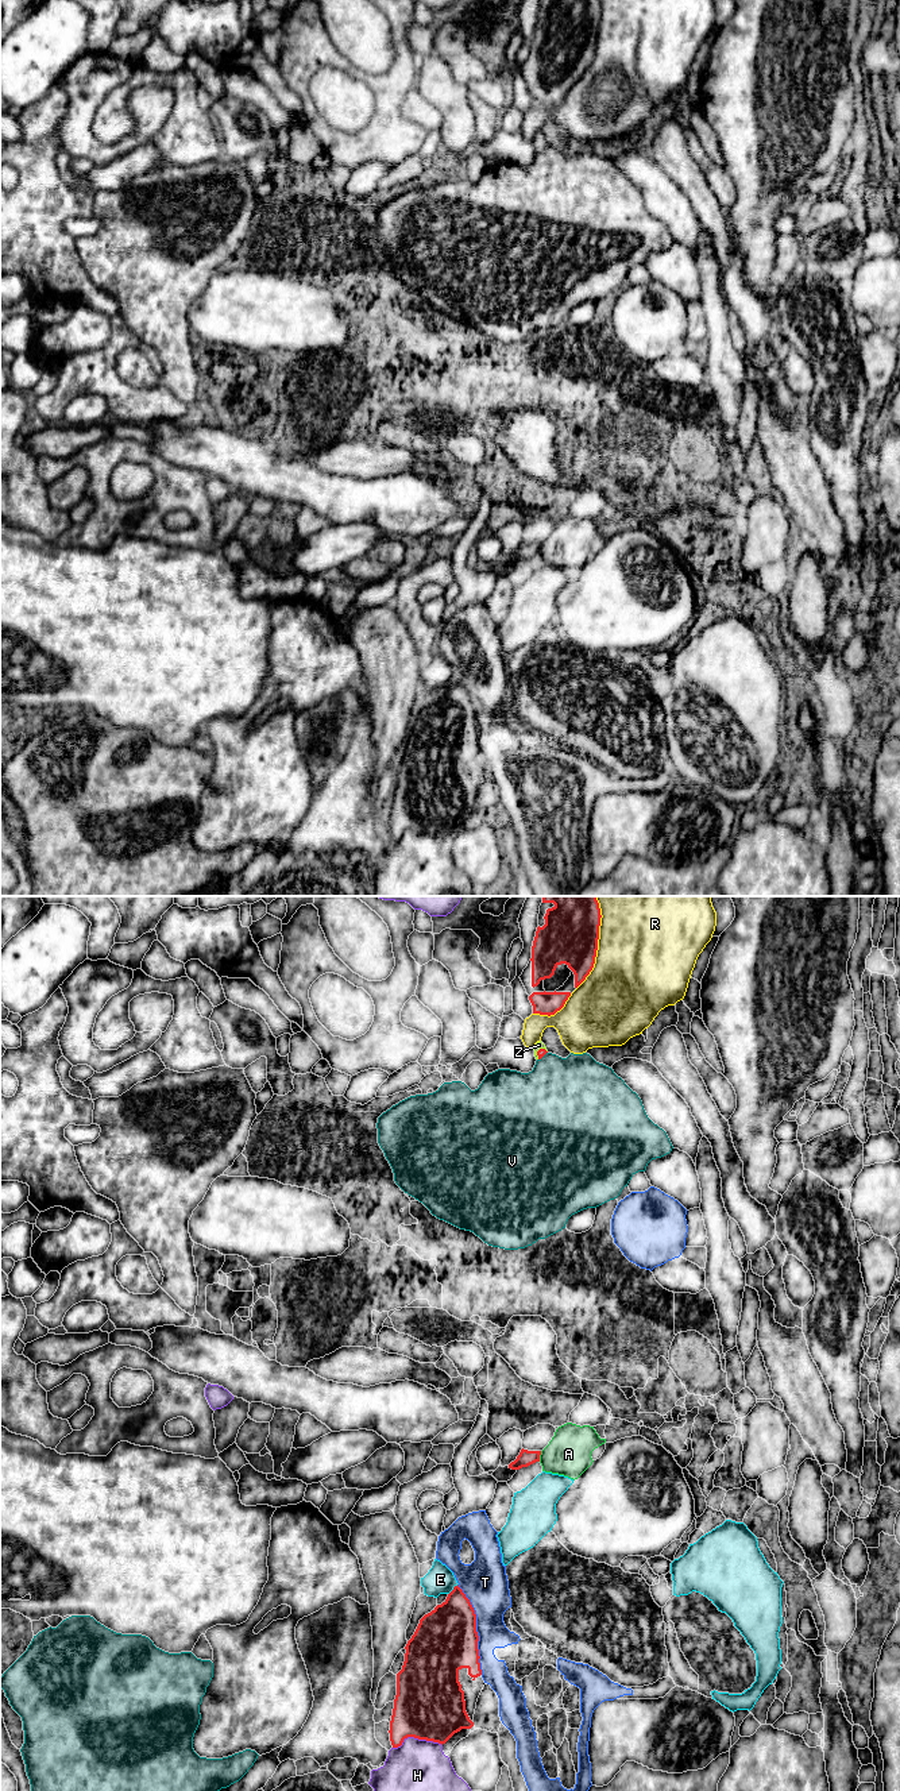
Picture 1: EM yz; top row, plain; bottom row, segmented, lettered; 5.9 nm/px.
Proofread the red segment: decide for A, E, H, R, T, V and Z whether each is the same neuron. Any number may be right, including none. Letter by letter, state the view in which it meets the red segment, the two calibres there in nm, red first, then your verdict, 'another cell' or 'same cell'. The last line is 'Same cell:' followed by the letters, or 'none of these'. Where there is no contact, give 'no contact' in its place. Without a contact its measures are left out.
A: meets red in yz; 90 nm thick on the red side, 260 nm on the other; another cell
E: meets red in yz; 320 nm thick on the red side, 170 nm on the other; another cell
H: meets red in yz; 420 nm thick on the red side, 300 nm on the other; another cell
R: meets red in yz; 340 nm thick on the red side, 480 nm on the other; another cell
T: meets red in yz; 380 nm thick on the red side, 260 nm on the other; another cell
V: meets red in yz; 50 nm thick on the red side, 440 nm on the other; another cell
Z: meets red in yz; 50 nm thick on the red side, 50 nm on the other; same cell
Same cell: Z

